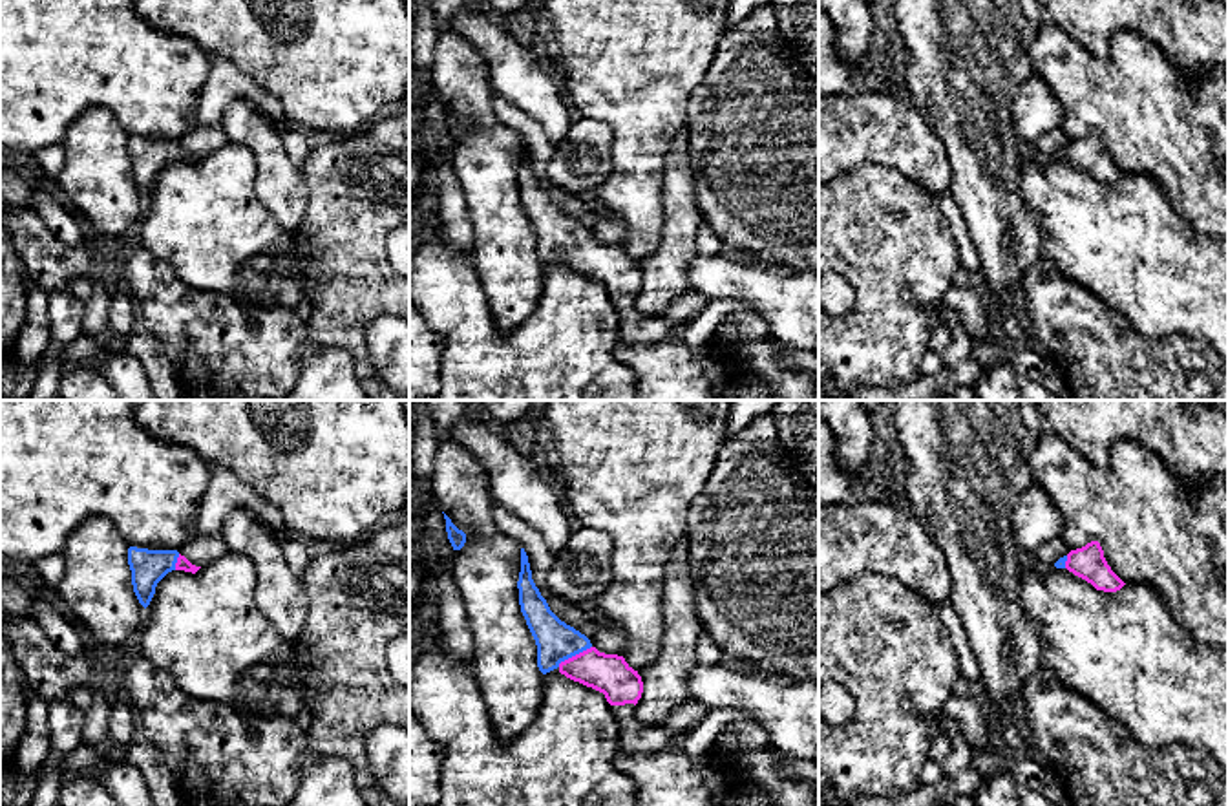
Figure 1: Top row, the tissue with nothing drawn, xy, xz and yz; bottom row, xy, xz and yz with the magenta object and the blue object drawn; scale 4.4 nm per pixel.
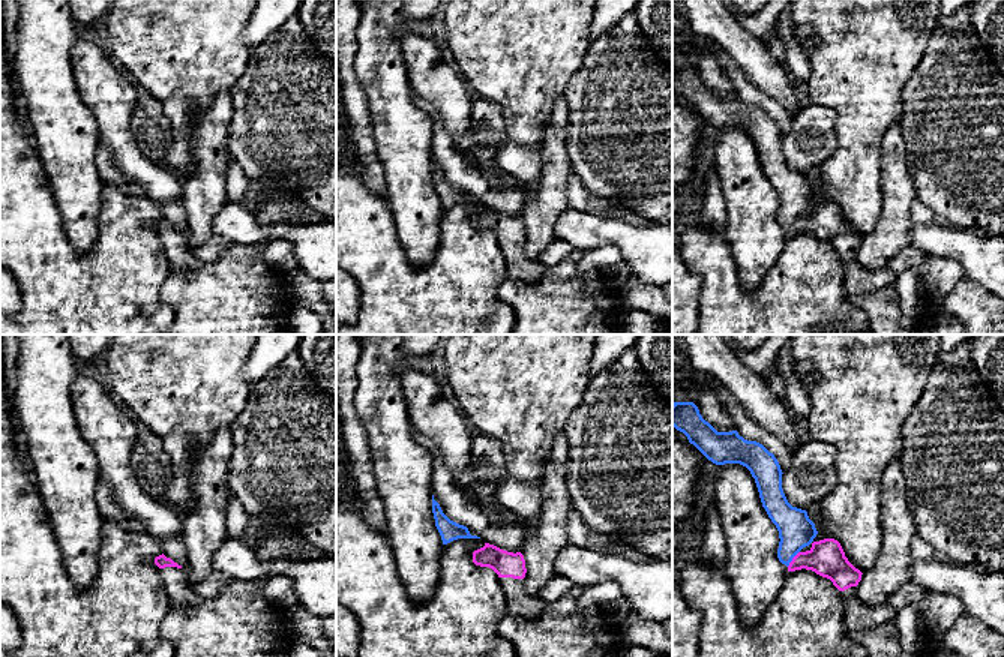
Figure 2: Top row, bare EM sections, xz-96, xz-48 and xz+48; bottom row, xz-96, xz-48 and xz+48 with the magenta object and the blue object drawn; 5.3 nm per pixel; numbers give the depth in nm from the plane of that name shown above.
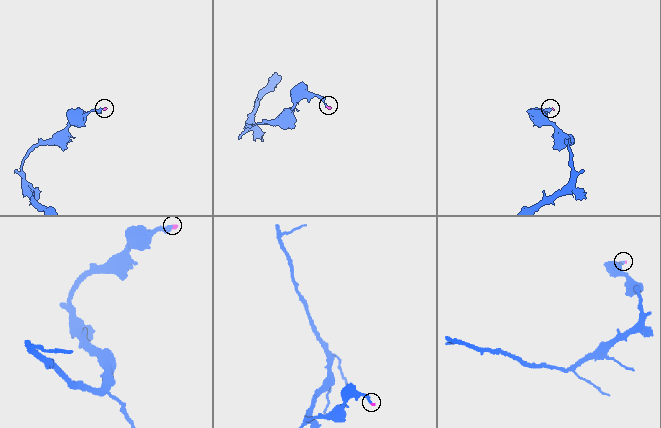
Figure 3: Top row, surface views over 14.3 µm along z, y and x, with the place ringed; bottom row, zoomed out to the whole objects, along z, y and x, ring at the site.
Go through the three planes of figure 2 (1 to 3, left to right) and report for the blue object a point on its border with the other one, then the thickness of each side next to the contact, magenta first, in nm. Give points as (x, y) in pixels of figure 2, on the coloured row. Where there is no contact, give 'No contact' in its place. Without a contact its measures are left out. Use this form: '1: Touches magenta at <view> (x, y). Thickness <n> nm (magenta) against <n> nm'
1: No contact
2: No contact
3: Touches magenta at xz+48 (793, 558). Thickness 190 nm (magenta) against 190 nm

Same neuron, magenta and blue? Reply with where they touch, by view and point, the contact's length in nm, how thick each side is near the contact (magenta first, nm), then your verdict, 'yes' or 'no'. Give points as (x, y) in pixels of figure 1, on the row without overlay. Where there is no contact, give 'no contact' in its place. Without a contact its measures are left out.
meets magenta in xz at (576, 245); contact 180 nm long; 180 nm thick on the magenta side, 180 nm on the other; yes

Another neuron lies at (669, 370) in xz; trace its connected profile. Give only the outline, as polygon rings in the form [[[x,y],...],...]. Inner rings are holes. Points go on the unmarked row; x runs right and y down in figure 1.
[[[672,323],[671,334],[656,344],[616,342],[614,358],[636,375],[634,400],[725,400],[731,386],[747,373],[738,355],[715,338],[694,353],[685,342],[689,323]]]

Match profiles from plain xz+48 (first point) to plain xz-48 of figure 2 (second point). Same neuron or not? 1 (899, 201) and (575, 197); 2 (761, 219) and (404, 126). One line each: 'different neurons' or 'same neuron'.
1: different neurons
2: same neuron

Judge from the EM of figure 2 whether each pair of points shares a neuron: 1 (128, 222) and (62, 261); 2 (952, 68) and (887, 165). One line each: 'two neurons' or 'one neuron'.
1: one neuron
2: two neurons

